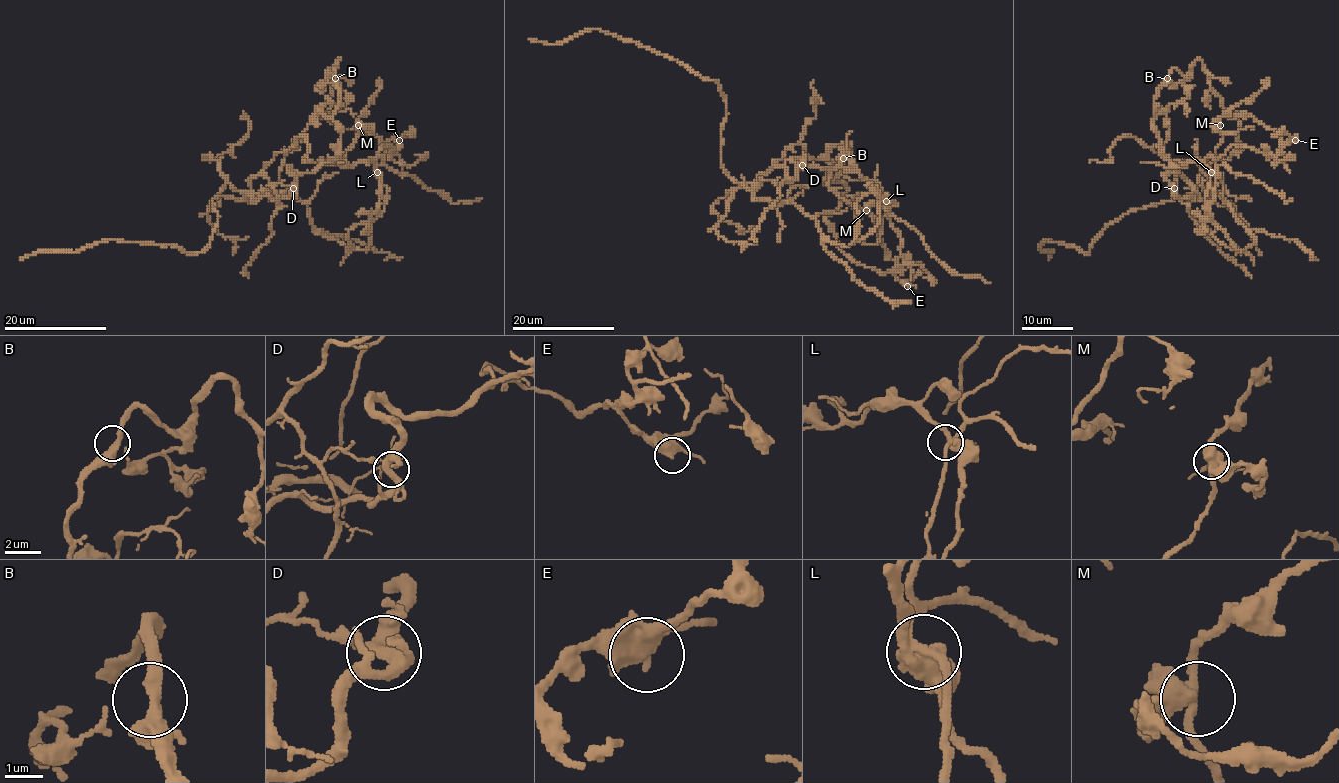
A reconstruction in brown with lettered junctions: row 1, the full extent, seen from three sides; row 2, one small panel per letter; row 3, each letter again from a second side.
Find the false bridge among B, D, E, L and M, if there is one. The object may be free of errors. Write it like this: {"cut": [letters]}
{"cut": []}

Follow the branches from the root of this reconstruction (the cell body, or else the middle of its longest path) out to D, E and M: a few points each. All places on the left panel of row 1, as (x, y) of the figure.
D: (249, 190), (253, 199), (258, 200), (263, 196), (290, 198), (295, 193), (294, 189)
E: (249, 190), (260, 173), (291, 185), (289, 168), (375, 169), (381, 146), (390, 157), (385, 145), (399, 140)
M: (249, 190), (260, 173), (273, 186), (291, 185), (289, 168), (336, 164), (358, 125)

